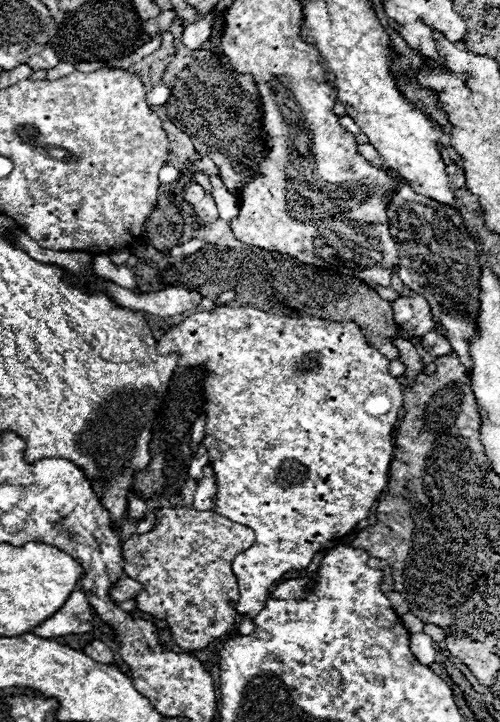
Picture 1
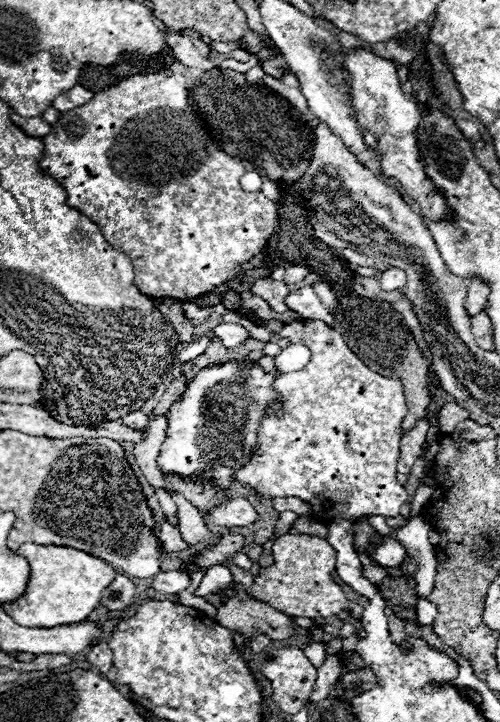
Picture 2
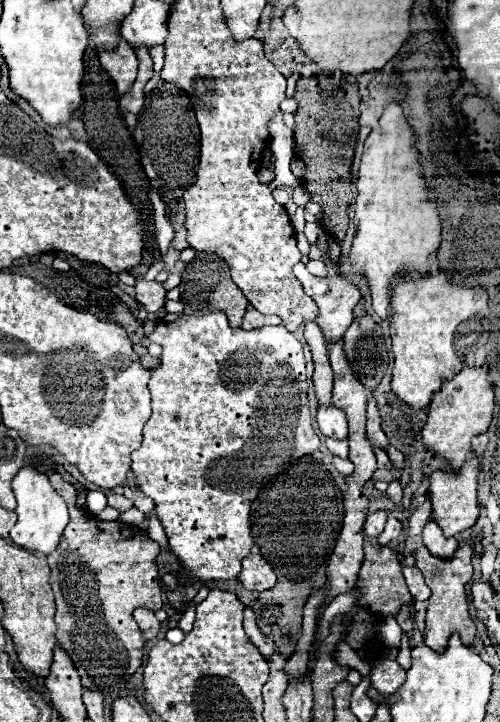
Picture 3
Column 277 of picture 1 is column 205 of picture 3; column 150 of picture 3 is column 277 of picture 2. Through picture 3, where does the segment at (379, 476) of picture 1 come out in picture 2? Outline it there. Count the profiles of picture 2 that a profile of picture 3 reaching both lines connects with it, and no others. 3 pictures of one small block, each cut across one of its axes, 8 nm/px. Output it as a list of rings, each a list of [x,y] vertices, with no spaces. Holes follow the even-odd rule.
[[[298,320],[284,324],[284,328],[270,338],[270,342],[288,338],[292,344],[310,348],[310,362],[290,374],[278,374],[272,388],[282,398],[284,416],[266,414],[258,428],[258,448],[252,460],[236,472],[236,480],[252,488],[258,498],[290,498],[296,496],[312,508],[312,518],[330,524],[336,518],[356,522],[362,516],[398,516],[408,494],[398,484],[396,462],[400,456],[402,420],[406,416],[406,398],[402,384],[396,378],[386,378],[372,372],[344,342],[342,334],[332,330],[322,320]]]

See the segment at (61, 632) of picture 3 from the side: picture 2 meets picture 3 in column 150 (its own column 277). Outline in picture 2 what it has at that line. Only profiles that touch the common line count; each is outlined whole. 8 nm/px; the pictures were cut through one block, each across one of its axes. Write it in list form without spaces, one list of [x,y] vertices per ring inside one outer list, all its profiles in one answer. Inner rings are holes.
[[[280,536],[272,544],[274,564],[260,570],[260,576],[254,580],[252,594],[254,598],[270,604],[272,608],[290,614],[290,616],[310,616],[310,618],[328,618],[350,608],[350,616],[360,620],[364,608],[344,596],[338,584],[332,580],[332,570],[336,562],[336,552],[324,538],[316,536]]]

